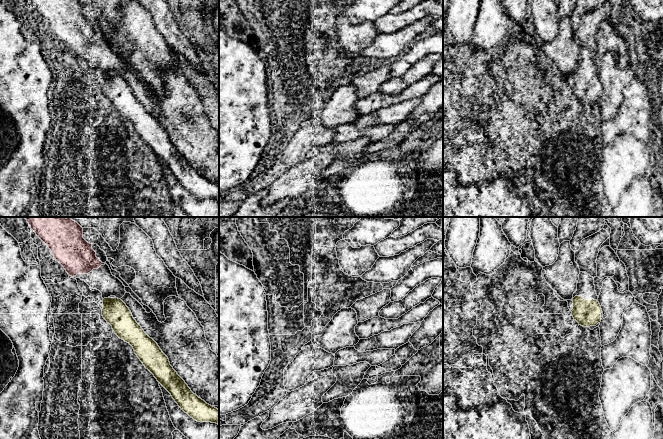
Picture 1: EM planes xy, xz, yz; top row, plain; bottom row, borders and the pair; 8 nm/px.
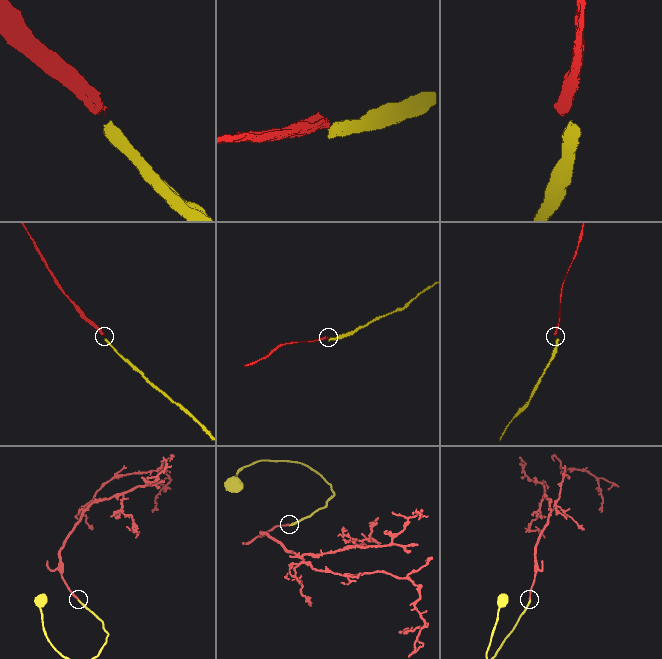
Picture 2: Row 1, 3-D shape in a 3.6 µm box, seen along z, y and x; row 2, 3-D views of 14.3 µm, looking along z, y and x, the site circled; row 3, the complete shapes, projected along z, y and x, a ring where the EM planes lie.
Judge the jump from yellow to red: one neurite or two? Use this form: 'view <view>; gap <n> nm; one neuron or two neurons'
view xy; gap 240 nm; two neurons

